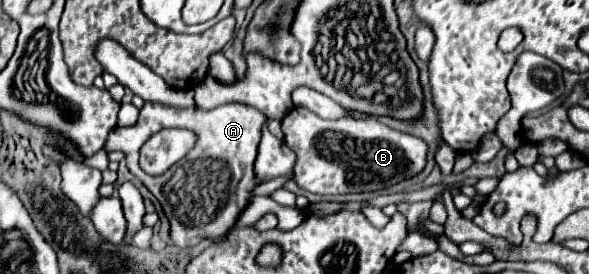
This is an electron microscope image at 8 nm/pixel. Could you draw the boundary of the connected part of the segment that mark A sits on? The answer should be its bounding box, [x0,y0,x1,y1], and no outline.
[107,103,267,247]

